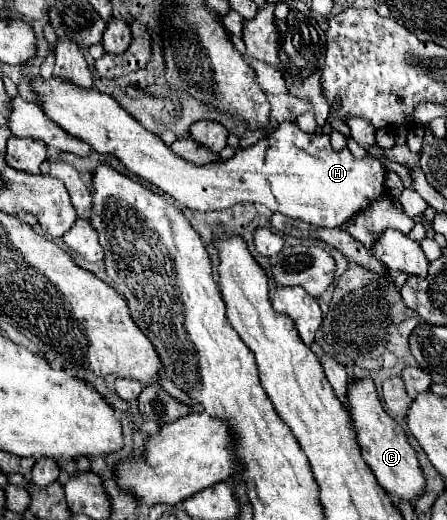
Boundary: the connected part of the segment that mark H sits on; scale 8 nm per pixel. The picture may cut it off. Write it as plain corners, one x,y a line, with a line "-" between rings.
35,79
33,91
39,95
45,115
69,135
89,143
101,155
117,157
133,175
171,195
191,211
221,211
237,203
261,203
285,217
325,229
343,229
355,215
385,195
385,167
379,159
355,159
345,147
333,151
327,135
303,133
295,123
281,123
273,135
259,139
247,149
235,151
227,161
193,165
177,157
155,133
147,131
119,103
99,93
85,91
63,79

